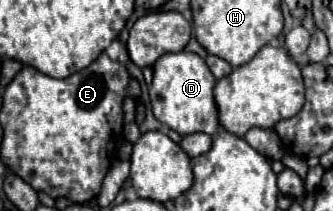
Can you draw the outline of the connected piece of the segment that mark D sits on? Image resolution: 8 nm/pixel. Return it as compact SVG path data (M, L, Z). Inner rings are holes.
M189 51L163 55L153 65L153 83L149 87L153 115L179 135L191 135L191 133L217 135L221 129L217 123L213 87L215 87L215 77L199 55Z

